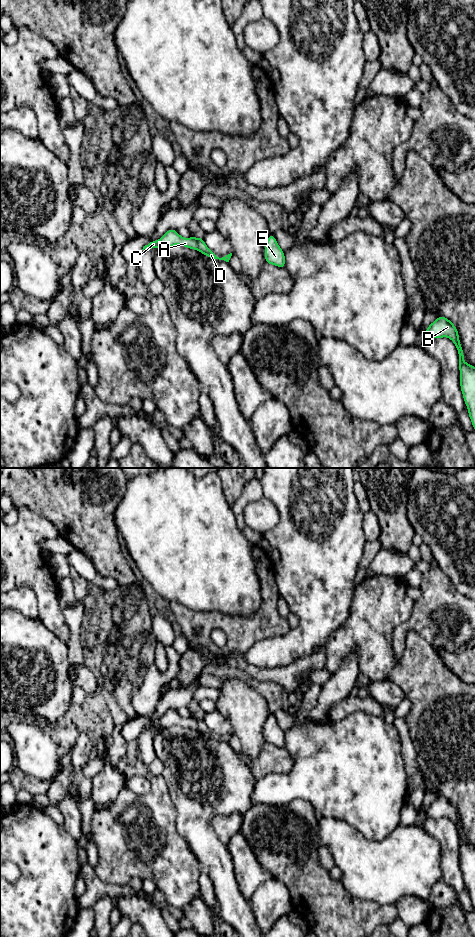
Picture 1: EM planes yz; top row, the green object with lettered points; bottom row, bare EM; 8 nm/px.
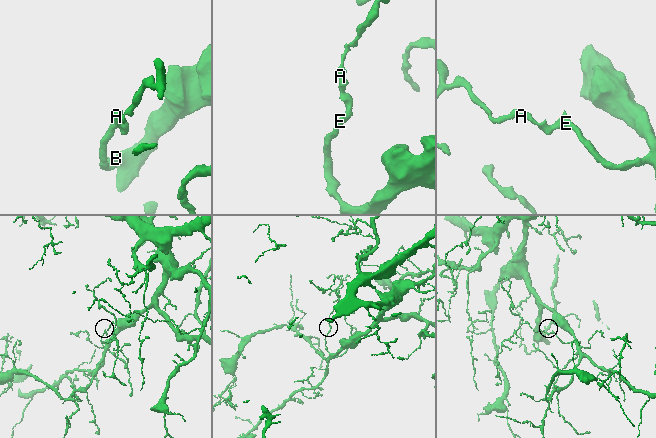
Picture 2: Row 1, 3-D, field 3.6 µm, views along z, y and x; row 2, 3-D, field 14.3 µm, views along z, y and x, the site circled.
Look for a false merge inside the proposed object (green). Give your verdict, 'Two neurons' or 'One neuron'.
One neuron

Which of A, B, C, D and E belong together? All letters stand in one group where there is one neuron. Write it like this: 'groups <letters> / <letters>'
groups A B C D E

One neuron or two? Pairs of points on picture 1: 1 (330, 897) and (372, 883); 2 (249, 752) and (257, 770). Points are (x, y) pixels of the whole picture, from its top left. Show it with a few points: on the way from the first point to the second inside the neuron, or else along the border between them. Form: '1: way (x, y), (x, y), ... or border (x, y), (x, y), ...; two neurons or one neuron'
1: border (340, 880), (343, 887), (351, 895), (370, 900); two neurons
2: border (266, 743), (255, 759), (245, 758); two neurons

